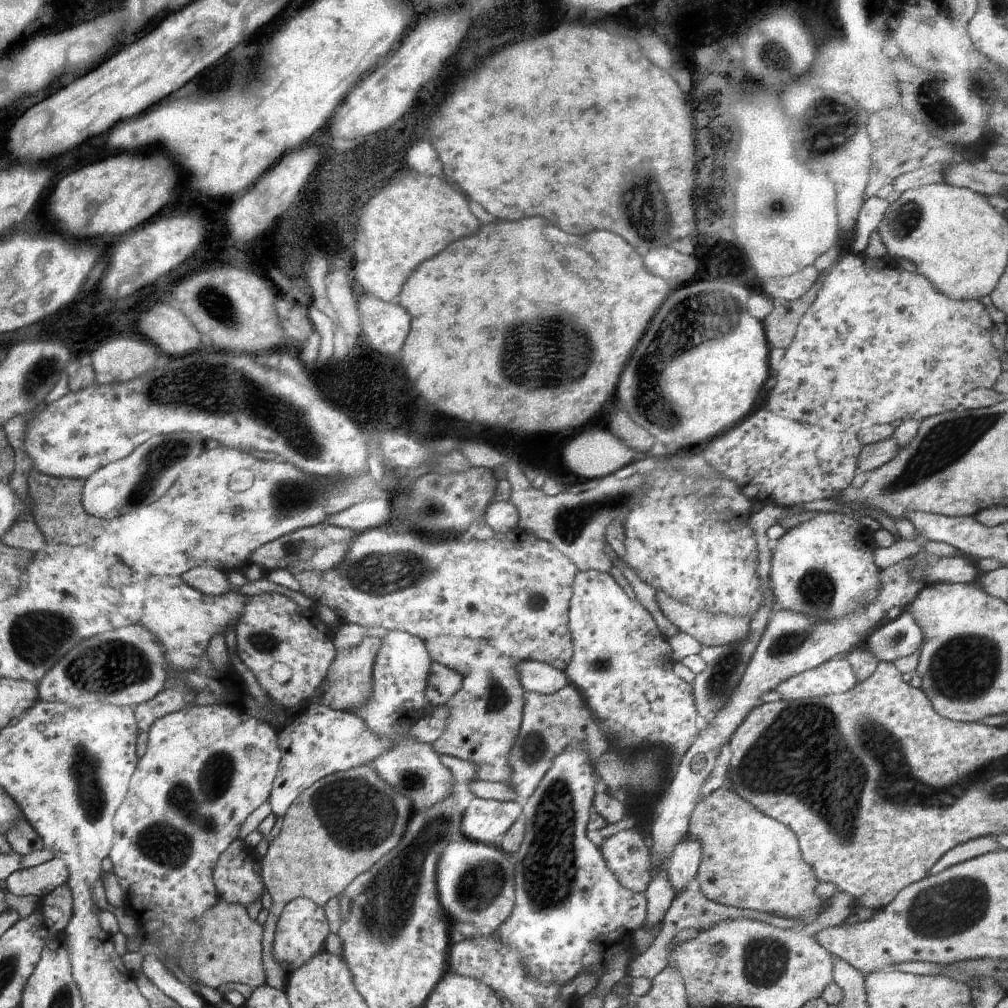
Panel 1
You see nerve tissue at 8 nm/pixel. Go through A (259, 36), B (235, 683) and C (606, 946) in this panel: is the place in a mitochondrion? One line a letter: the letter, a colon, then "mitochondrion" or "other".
A: other
B: other
C: other

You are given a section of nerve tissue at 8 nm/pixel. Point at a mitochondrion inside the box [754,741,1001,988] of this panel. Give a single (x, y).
(943, 911)

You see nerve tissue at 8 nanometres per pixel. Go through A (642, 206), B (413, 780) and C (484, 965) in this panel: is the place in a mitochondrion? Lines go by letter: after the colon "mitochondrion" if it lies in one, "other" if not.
A: mitochondrion
B: mitochondrion
C: other

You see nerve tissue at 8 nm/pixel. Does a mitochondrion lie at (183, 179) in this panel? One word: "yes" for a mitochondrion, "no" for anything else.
no

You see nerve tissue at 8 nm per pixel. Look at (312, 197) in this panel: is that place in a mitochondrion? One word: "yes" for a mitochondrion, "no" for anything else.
no

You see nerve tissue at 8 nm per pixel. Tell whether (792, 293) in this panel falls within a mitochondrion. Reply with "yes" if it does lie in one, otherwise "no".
no

